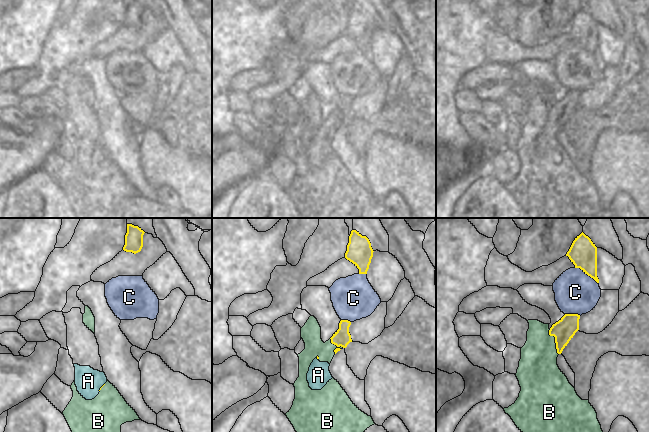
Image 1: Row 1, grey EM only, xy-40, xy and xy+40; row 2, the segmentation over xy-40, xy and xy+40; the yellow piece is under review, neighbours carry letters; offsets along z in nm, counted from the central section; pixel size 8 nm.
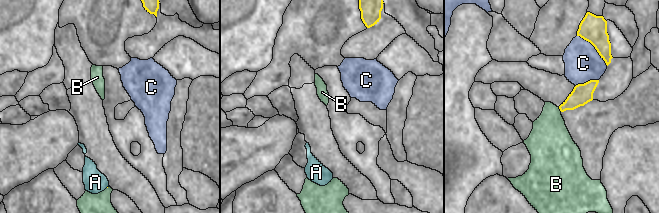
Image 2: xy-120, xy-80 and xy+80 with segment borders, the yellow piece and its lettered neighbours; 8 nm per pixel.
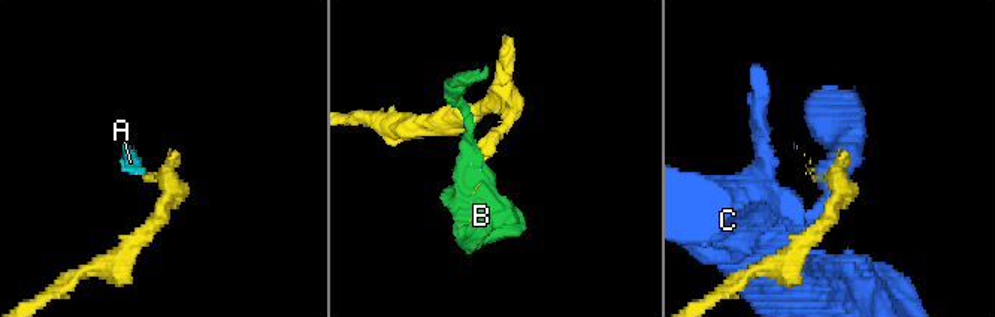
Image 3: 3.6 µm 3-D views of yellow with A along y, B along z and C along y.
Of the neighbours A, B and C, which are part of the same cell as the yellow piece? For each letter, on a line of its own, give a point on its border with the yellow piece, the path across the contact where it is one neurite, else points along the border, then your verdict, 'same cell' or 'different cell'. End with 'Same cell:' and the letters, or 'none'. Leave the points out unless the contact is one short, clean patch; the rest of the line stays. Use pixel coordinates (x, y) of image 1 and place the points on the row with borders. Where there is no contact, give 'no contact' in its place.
A: xy-40 (101, 387) | same cell
B: xy+40 (555, 341) | different cell
C: xy+40 (586, 273) | different cell
Same cell: A

